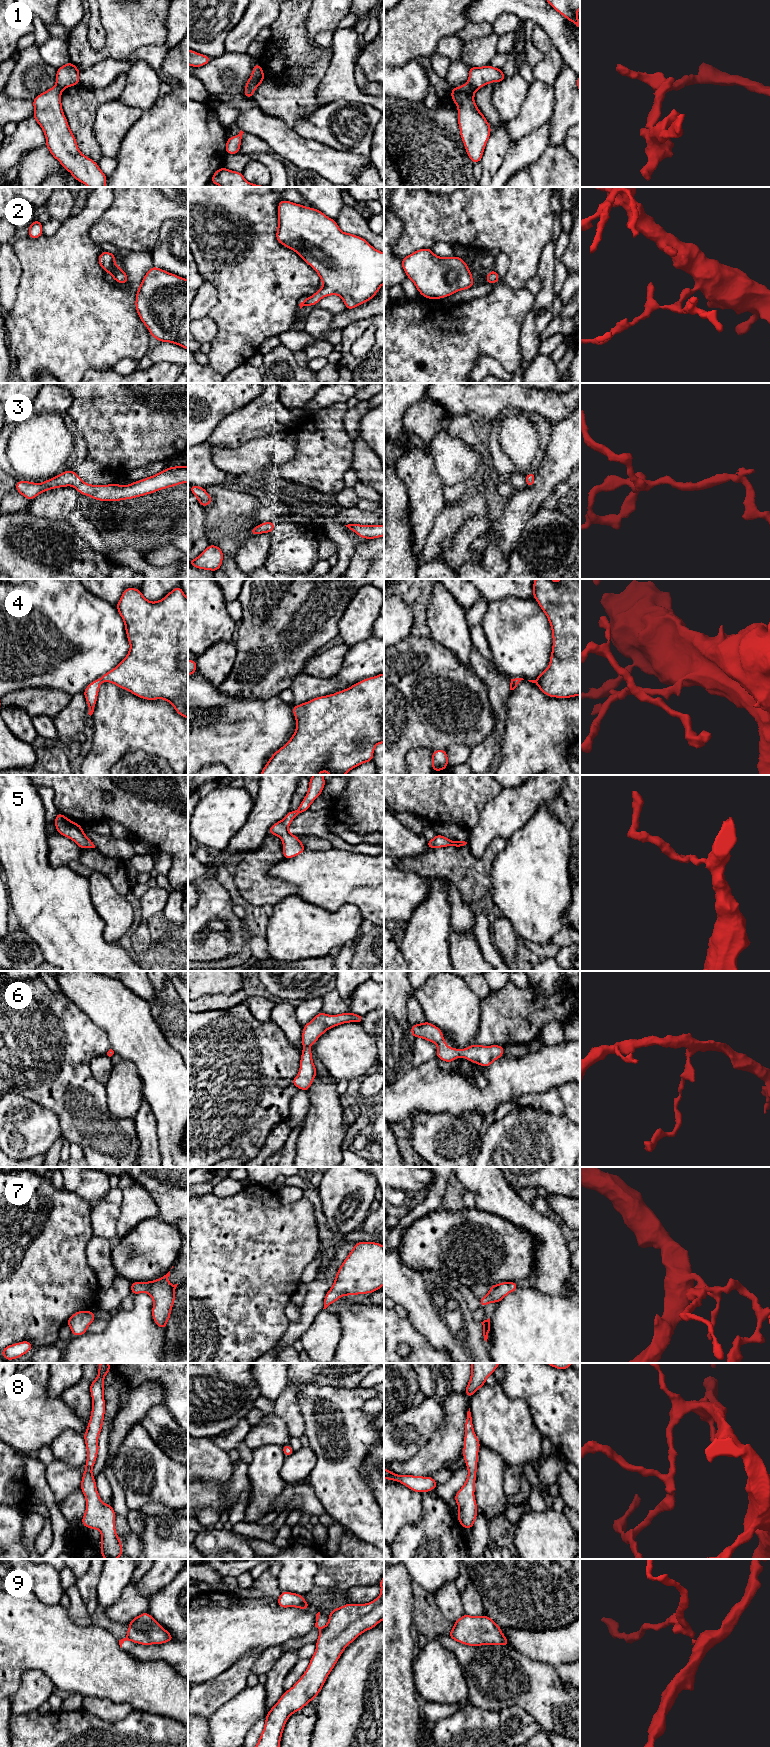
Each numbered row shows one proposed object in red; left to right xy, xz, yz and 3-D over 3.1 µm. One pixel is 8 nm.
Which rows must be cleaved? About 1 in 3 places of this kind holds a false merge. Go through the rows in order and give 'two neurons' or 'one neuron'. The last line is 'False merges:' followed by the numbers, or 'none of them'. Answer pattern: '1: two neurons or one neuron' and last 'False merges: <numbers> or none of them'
1: two neurons
2: one neuron
3: one neuron
4: one neuron
5: one neuron
6: one neuron
7: one neuron
8: one neuron
9: two neurons
False merges: 1, 9

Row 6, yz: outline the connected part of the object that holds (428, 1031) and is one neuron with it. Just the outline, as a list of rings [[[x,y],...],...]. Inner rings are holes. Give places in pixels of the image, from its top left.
[[[427,1021],[411,1025],[411,1037],[422,1038],[435,1043],[438,1046],[436,1057],[447,1063],[451,1063],[461,1056],[480,1066],[489,1067],[493,1061],[504,1055],[504,1046],[500,1045],[483,1046],[471,1044],[465,1049],[448,1047],[443,1038],[443,1031]]]

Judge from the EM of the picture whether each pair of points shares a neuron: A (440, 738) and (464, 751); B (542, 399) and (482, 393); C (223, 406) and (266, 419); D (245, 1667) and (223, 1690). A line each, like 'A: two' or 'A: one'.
A: two
B: one
C: two
D: one

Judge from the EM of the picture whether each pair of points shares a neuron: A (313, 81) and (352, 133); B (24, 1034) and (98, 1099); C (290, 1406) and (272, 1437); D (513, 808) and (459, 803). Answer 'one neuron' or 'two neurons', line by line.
A: two neurons
B: one neuron
C: two neurons
D: two neurons

